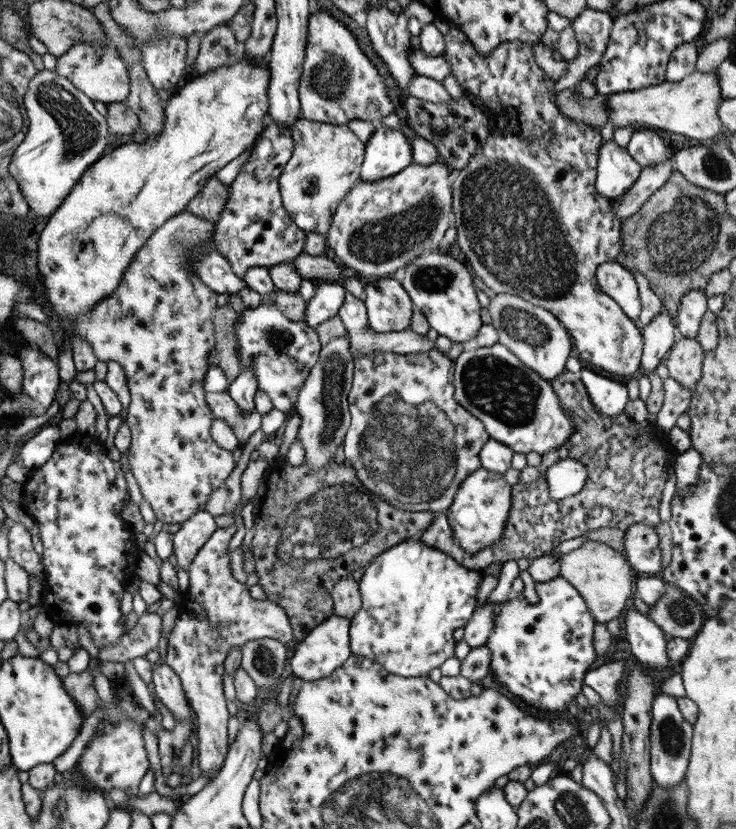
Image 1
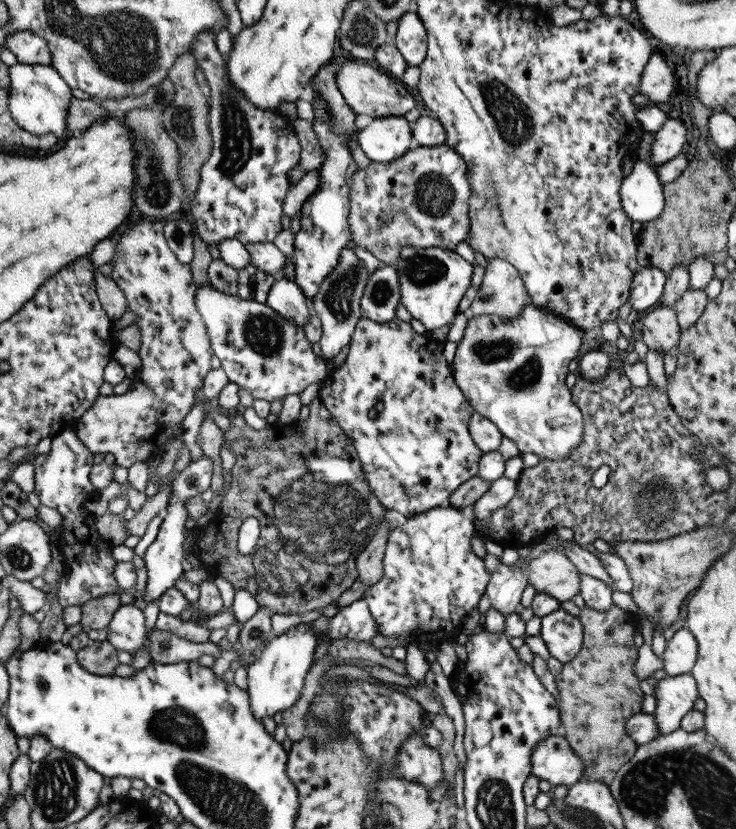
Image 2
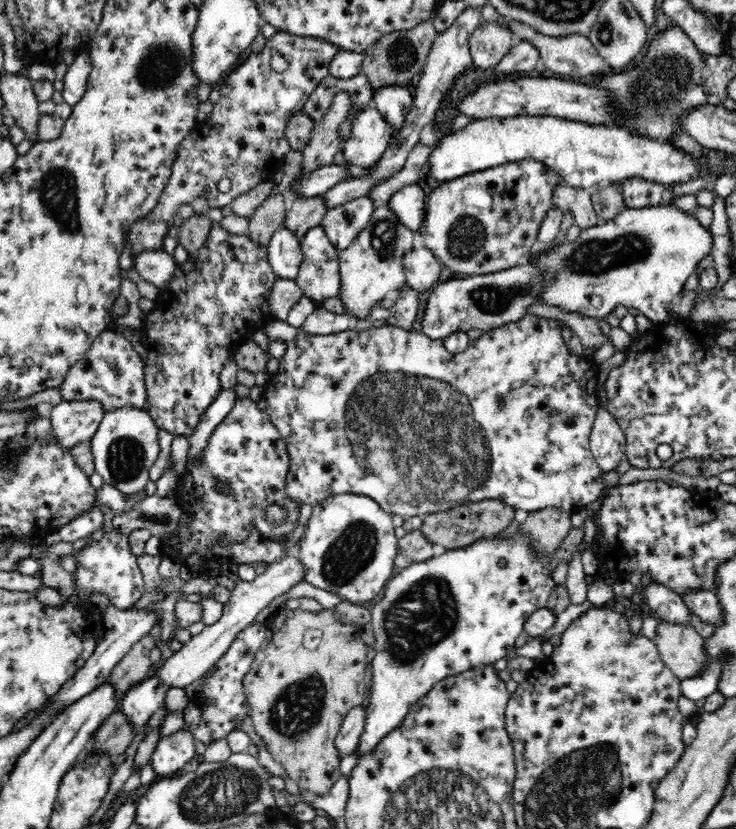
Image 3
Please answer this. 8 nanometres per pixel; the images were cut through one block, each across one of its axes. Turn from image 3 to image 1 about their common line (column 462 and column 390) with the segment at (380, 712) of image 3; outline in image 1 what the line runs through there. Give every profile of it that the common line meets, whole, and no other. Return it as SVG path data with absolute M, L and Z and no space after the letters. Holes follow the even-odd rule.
M416 537L382 552L365 569L358 584L361 610L350 621L351 652L366 656L390 674L404 678L428 677L434 668L453 658L457 644L454 631L465 627L473 615L484 576L479 571L466 569L437 548L422 544Z

